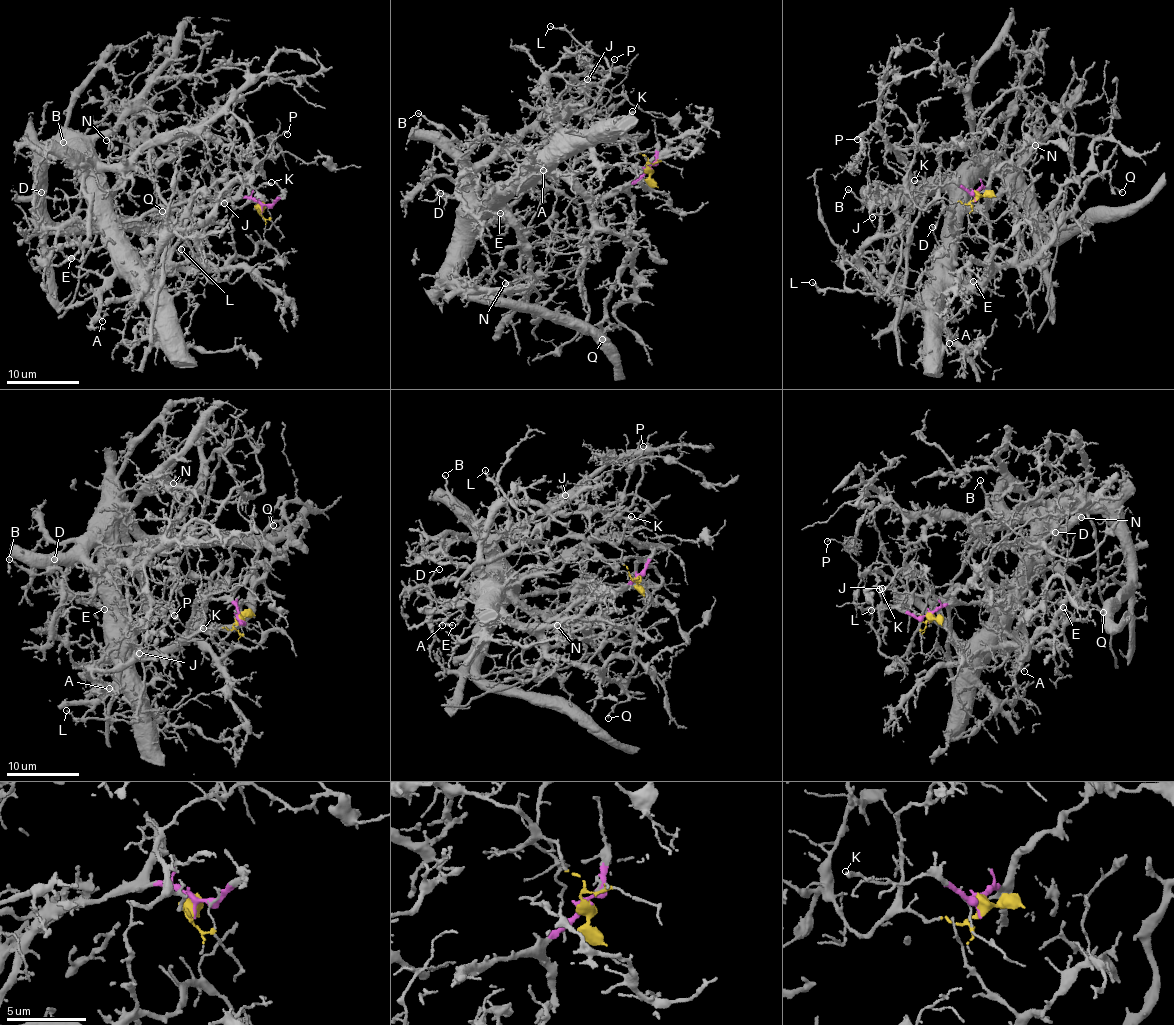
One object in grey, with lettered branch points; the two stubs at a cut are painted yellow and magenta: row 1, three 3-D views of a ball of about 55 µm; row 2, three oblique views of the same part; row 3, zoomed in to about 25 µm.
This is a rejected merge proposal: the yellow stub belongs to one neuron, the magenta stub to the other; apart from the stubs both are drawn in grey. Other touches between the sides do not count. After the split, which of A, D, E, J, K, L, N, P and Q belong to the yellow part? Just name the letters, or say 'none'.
J, K, L, P

